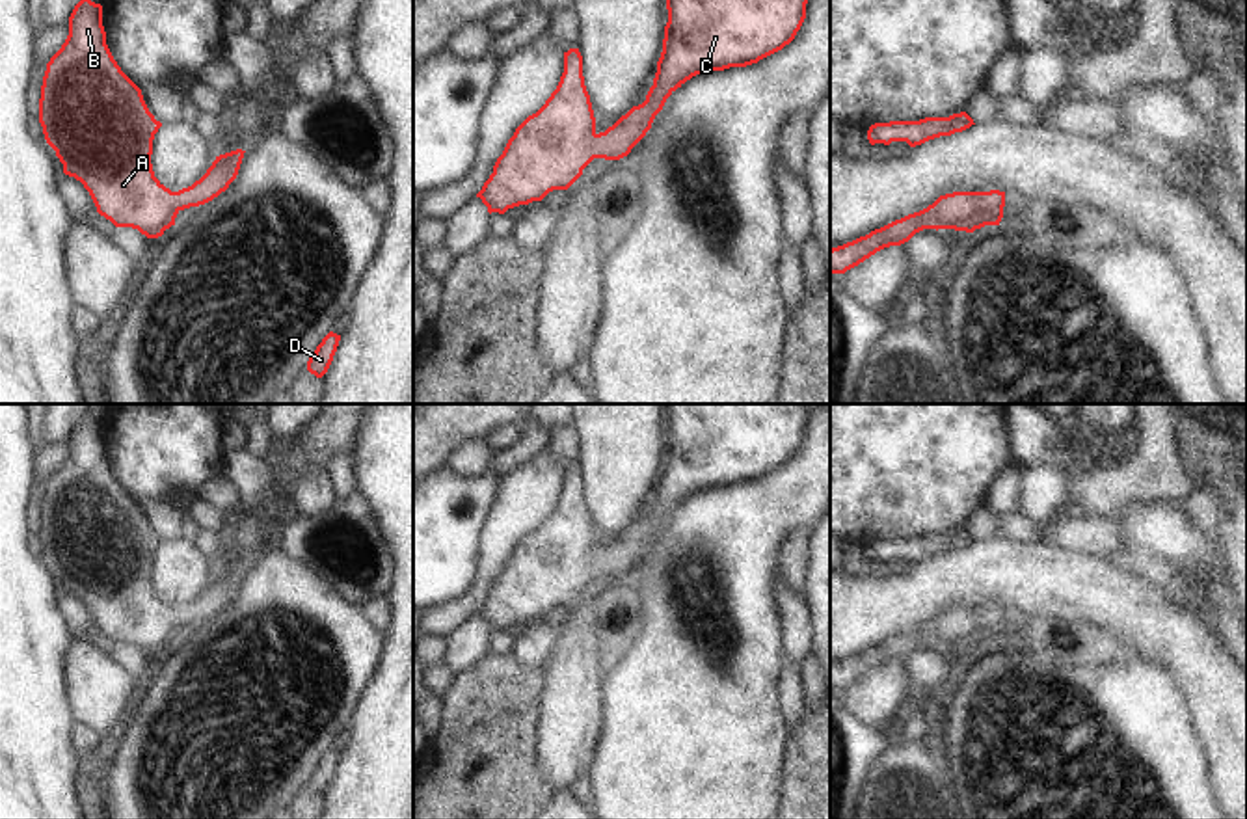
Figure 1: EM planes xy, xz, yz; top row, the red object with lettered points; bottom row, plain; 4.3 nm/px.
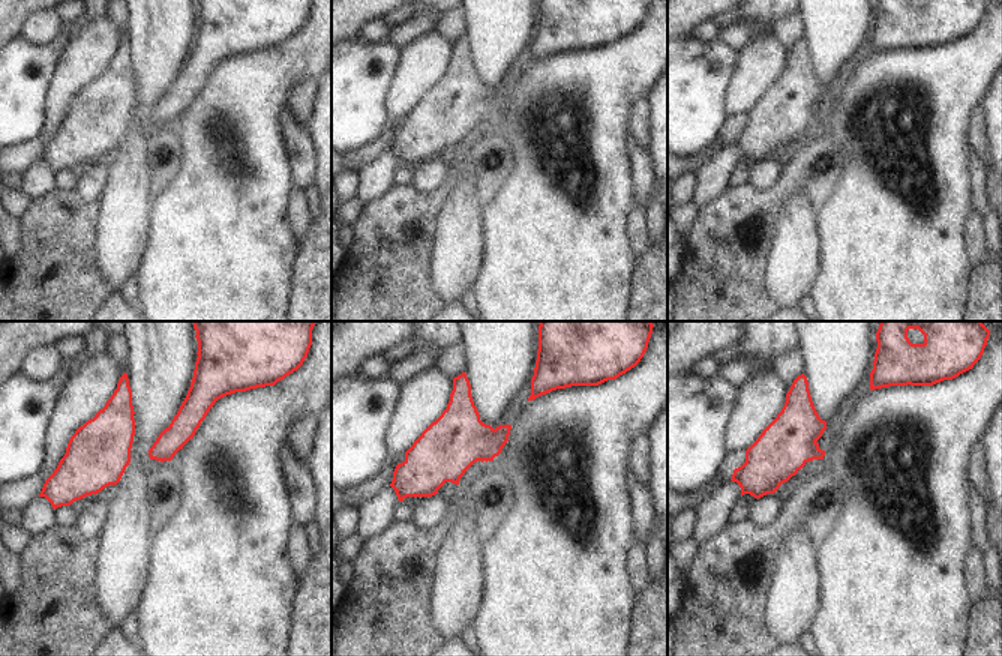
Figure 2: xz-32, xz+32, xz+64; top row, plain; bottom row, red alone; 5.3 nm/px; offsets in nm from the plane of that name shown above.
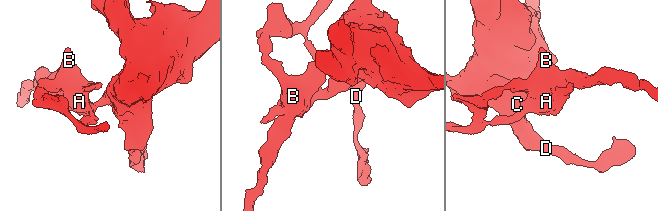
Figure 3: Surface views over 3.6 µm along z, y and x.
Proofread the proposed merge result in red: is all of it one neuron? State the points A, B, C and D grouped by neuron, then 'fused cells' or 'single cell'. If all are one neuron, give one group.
groups A B C D; single cell

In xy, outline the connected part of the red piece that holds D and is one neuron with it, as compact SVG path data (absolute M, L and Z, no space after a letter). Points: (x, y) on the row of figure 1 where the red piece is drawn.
M329 331L322 342L316 346L315 354L309 357L307 361L307 370L311 374L315 374L316 378L322 378L331 361L333 361L333 356L337 352L337 346L339 346L339 341L341 341L341 335Z

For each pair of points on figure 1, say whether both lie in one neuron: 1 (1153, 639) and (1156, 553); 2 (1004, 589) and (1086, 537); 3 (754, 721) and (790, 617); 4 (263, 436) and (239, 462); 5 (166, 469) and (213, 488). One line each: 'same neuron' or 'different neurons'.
1: different neurons
2: different neurons
3: different neurons
4: different neurons
5: different neurons

